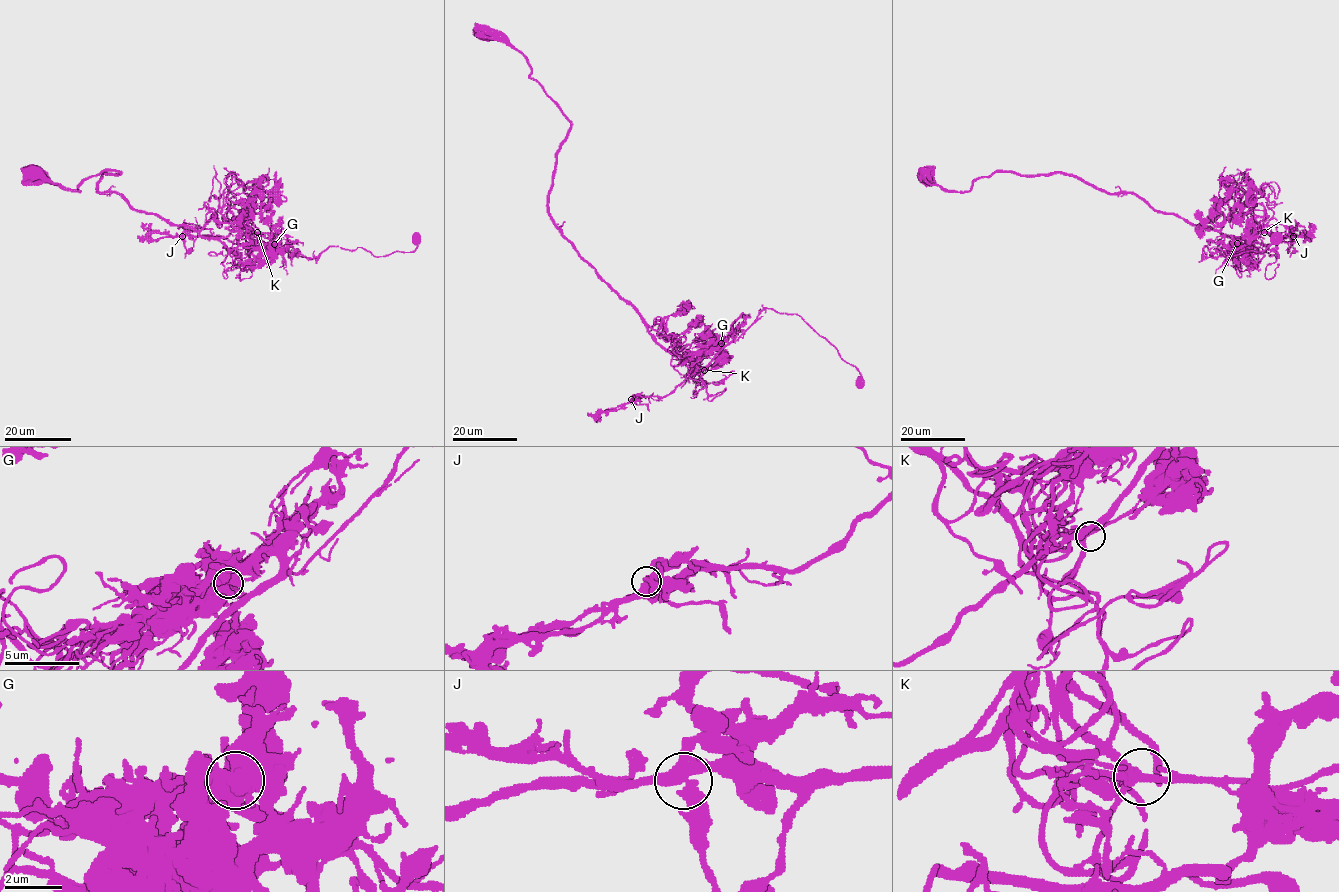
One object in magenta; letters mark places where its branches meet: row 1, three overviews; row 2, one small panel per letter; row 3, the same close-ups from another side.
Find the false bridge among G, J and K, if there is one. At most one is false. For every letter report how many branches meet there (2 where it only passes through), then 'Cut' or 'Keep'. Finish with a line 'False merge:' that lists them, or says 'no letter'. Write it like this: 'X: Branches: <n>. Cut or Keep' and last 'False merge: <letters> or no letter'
G: Branches: 7. Cut
J: Branches: 5. Keep
K: Branches: 4. Keep
False merge: G

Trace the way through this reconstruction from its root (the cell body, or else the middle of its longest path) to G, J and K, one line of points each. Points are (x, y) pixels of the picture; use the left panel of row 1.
G: (32, 172), (80, 191), (88, 177), (117, 171), (101, 177), (100, 192), (229, 250), (274, 244)
J: (32, 172), (80, 191), (88, 177), (117, 171), (101, 177), (100, 192), (229, 250), (273, 247), (182, 236)
K: (32, 172), (80, 191), (117, 171), (97, 190), (135, 209), (203, 236), (257, 232)

